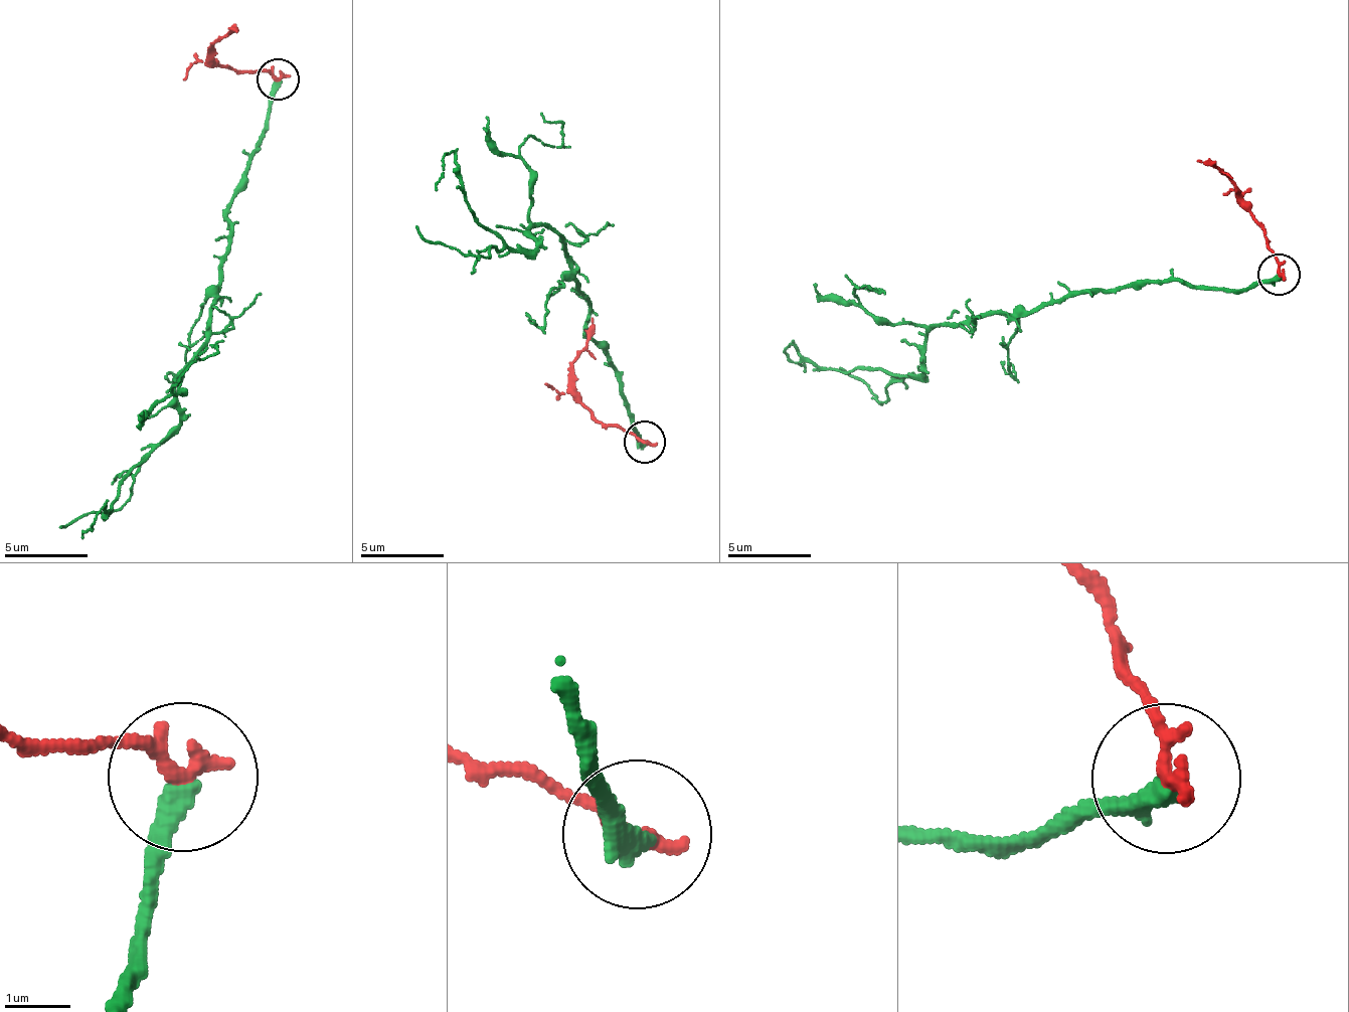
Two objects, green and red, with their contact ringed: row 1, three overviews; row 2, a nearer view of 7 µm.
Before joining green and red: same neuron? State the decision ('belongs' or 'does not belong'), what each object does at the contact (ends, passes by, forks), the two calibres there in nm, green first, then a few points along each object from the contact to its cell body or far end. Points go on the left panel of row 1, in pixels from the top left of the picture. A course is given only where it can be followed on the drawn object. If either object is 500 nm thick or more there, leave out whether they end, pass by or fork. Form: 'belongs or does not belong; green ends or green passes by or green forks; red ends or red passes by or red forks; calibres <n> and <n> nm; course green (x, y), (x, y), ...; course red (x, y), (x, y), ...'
does not belong; green ends; red ends; calibres 360 and 280 nm; course green (277, 82), (228, 214), (211, 319), (180, 376), (181, 420), (83, 539); course red (277, 78), (212, 60), (217, 39), (235, 32)

